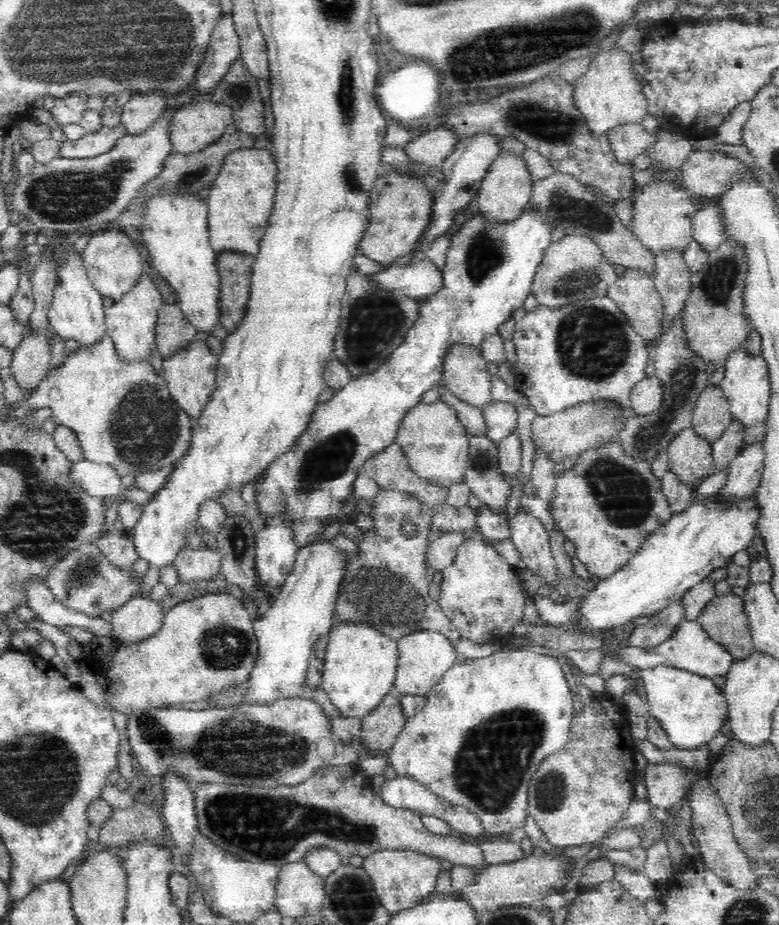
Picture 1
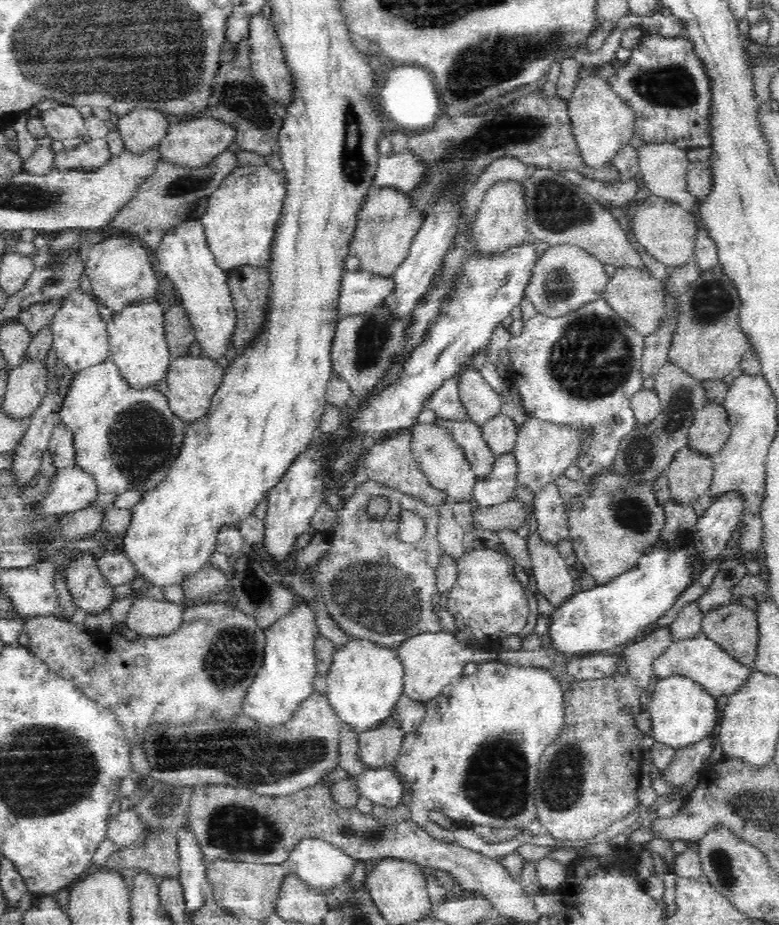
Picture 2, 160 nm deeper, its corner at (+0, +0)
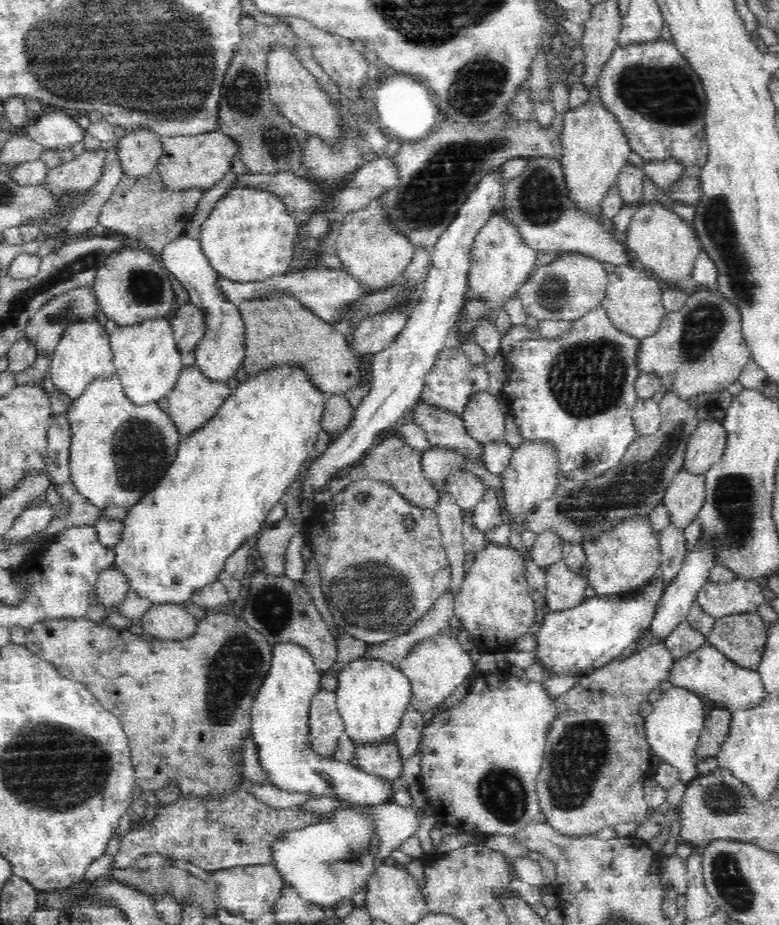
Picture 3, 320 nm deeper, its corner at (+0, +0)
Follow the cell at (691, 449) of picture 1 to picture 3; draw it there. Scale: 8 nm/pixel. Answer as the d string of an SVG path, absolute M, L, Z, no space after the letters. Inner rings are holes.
M682 467L668 483L662 500L670 513L670 521L686 528L698 517L705 498L706 473L692 473Z

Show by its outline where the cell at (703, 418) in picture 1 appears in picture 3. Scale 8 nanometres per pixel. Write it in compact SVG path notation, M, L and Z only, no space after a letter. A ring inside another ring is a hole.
M700 420L688 441L683 468L692 473L706 473L712 463L722 458L727 438L723 421Z

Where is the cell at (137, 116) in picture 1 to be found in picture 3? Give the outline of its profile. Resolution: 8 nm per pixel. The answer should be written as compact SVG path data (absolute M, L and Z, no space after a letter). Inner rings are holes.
M132 127L118 139L118 157L129 178L146 176L157 170L157 162L163 153L163 136L150 127Z

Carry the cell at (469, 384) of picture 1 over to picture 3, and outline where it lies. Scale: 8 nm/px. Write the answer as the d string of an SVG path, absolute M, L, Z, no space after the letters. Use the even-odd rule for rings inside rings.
M488 389L474 391L468 397L461 417L468 433L484 445L504 435L504 414L498 405L498 398L494 398Z

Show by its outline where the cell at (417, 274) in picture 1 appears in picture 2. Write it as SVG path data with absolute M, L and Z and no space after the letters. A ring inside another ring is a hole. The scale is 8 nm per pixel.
M347 271L342 278L340 317L368 312L383 305L396 292L393 275L382 276L368 271Z

